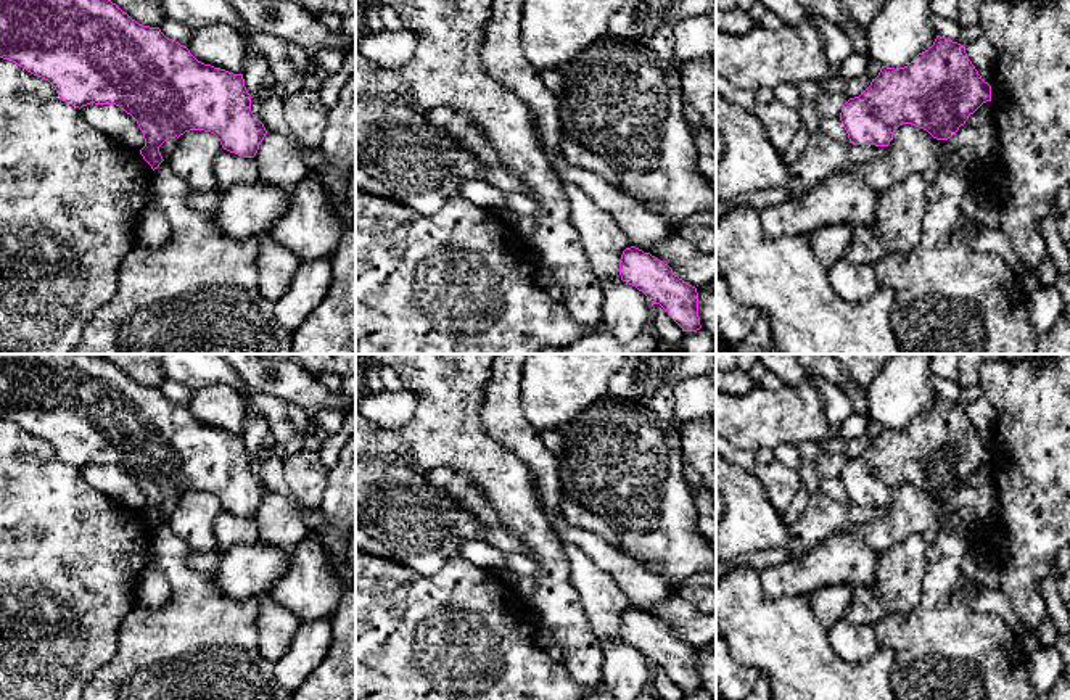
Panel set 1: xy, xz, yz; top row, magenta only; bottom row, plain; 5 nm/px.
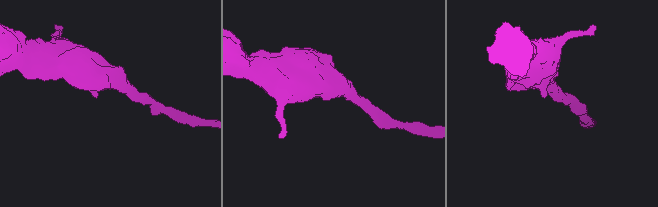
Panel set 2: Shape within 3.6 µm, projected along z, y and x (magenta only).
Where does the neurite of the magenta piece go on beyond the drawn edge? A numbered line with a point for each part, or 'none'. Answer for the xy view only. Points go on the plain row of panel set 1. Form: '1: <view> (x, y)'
none

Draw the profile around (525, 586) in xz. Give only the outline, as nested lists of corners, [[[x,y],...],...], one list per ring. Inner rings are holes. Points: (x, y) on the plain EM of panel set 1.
[[[521,576],[515,584],[515,591],[523,602],[529,602],[534,592],[534,576]]]

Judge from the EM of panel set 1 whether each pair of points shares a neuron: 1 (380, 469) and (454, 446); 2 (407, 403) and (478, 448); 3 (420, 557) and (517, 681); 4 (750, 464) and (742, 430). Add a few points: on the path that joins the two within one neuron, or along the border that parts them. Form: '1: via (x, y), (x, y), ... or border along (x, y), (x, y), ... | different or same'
1: border along (372, 456), (399, 456), (425, 475) | different
2: border along (404, 387), (414, 414), (382, 428) | different
3: border along (457, 554), (430, 575), (396, 564) | different
4: border along (732, 444), (752, 452) | different

